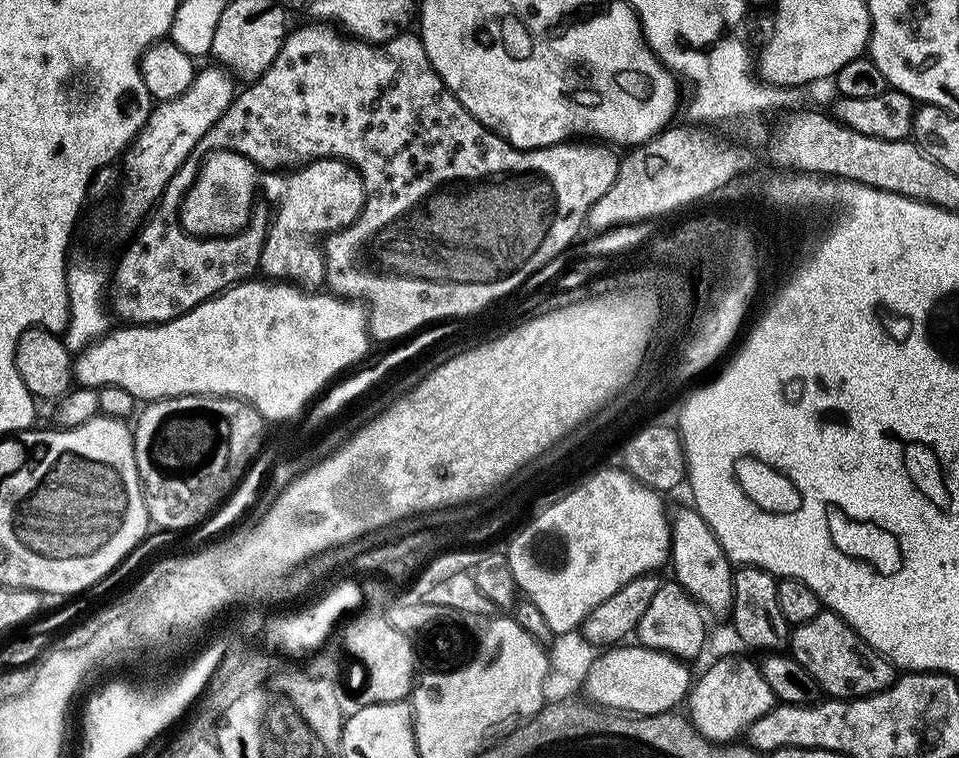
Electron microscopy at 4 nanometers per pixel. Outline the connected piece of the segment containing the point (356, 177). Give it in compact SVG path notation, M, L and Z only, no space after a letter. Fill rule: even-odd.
M335 158L311 160L289 172L292 173L285 180L272 184L280 199L280 209L272 220L263 248L259 249L256 264L267 279L293 282L305 291L319 291L326 282L325 258L321 245L312 239L341 232L354 223L364 205L364 180L358 169Z

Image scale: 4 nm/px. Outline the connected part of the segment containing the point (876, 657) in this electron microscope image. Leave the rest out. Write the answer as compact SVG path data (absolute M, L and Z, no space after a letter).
M827 610L791 629L790 655L812 675L821 693L837 700L878 694L890 687L898 675L892 661L871 648L841 616Z

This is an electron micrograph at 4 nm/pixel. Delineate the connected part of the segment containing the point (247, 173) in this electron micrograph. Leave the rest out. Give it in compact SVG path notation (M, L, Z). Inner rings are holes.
M230 150L209 153L200 165L184 199L179 203L178 223L185 232L203 239L233 237L244 229L252 210L260 180L259 167L240 153Z

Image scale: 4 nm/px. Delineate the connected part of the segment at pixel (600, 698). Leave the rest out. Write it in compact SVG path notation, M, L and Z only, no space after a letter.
M641 644L630 645L611 647L595 657L583 684L585 695L601 707L636 712L640 716L673 711L691 691L694 676L688 666L665 651L652 650Z

